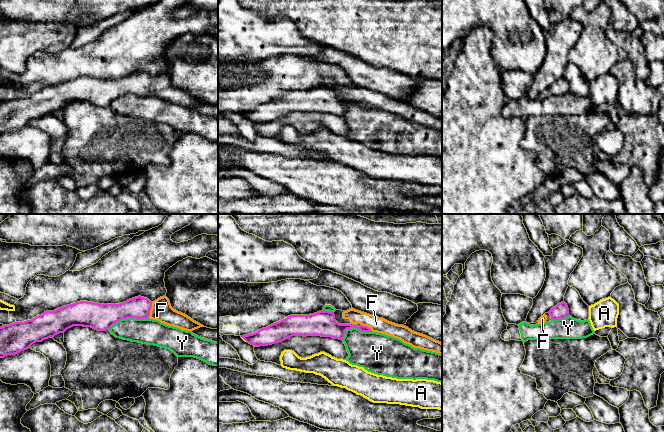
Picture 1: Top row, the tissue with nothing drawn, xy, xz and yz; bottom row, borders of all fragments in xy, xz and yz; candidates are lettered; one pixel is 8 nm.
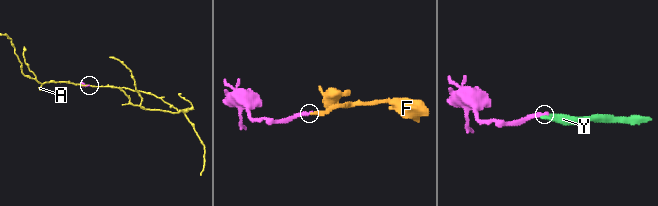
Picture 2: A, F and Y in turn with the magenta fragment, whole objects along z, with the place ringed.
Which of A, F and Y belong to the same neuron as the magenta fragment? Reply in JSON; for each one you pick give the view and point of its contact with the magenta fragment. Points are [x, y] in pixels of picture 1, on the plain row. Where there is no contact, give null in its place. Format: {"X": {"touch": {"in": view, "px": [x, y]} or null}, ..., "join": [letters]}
{"F": {"touch": {"in": "xy", "px": [150, 85]}}, "join": ["F"]}

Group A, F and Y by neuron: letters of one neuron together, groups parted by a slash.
A / F / Y

